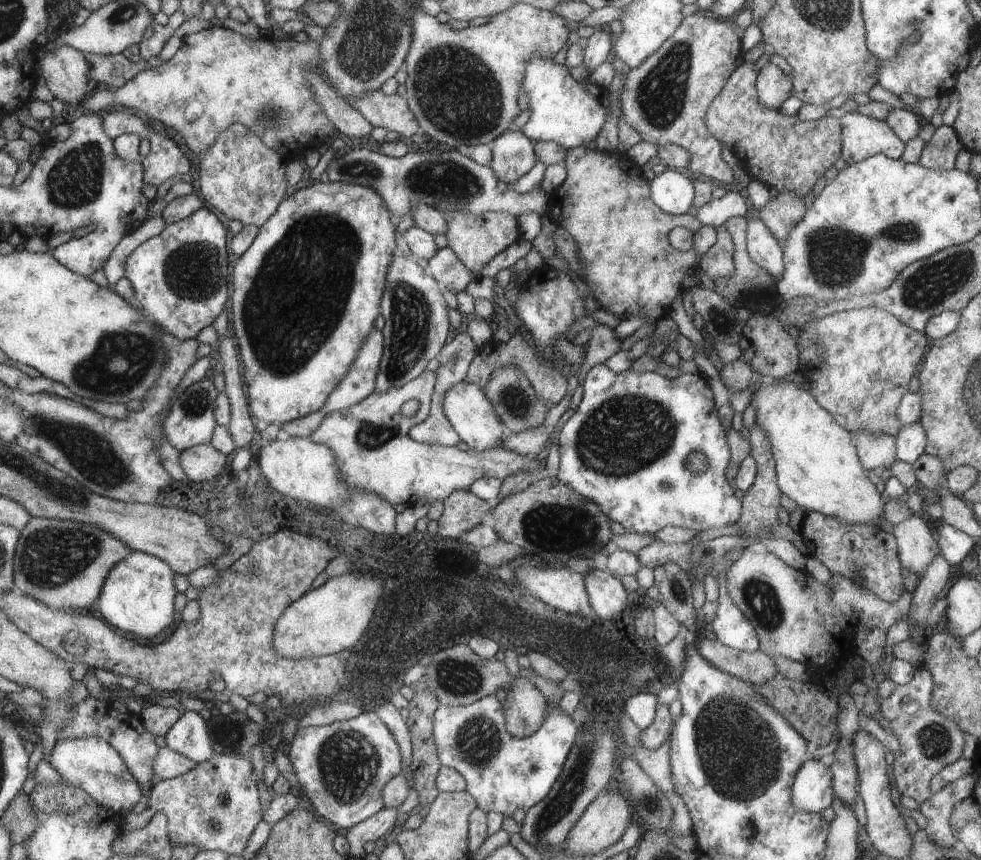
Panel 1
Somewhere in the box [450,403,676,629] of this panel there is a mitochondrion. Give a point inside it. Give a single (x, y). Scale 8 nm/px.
(549, 529)

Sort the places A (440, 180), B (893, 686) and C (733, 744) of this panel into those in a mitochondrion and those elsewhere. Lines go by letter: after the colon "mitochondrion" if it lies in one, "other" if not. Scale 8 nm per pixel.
A: mitochondrion
B: other
C: mitochondrion

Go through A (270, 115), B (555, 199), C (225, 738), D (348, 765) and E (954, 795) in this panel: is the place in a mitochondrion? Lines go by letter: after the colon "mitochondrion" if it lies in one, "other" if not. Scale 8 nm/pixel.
A: mitochondrion
B: other
C: mitochondrion
D: mitochondrion
E: other

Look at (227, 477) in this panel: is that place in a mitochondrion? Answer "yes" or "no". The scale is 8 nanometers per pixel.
no

